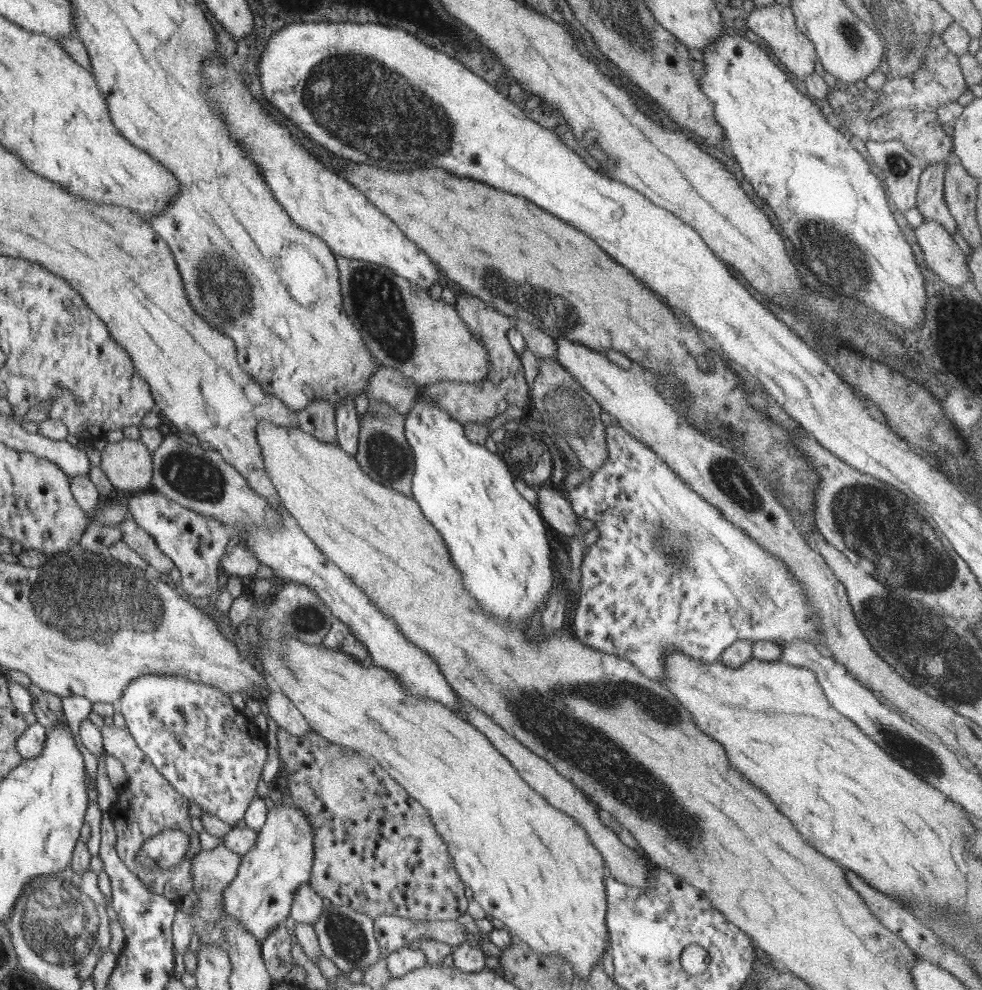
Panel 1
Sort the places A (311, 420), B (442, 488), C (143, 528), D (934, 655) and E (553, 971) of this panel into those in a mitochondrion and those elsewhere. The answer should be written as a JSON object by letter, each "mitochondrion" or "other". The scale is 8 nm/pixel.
{"A":"other","B":"other","C":"other","D":"mitochondrion","E":"mitochondrion"}

